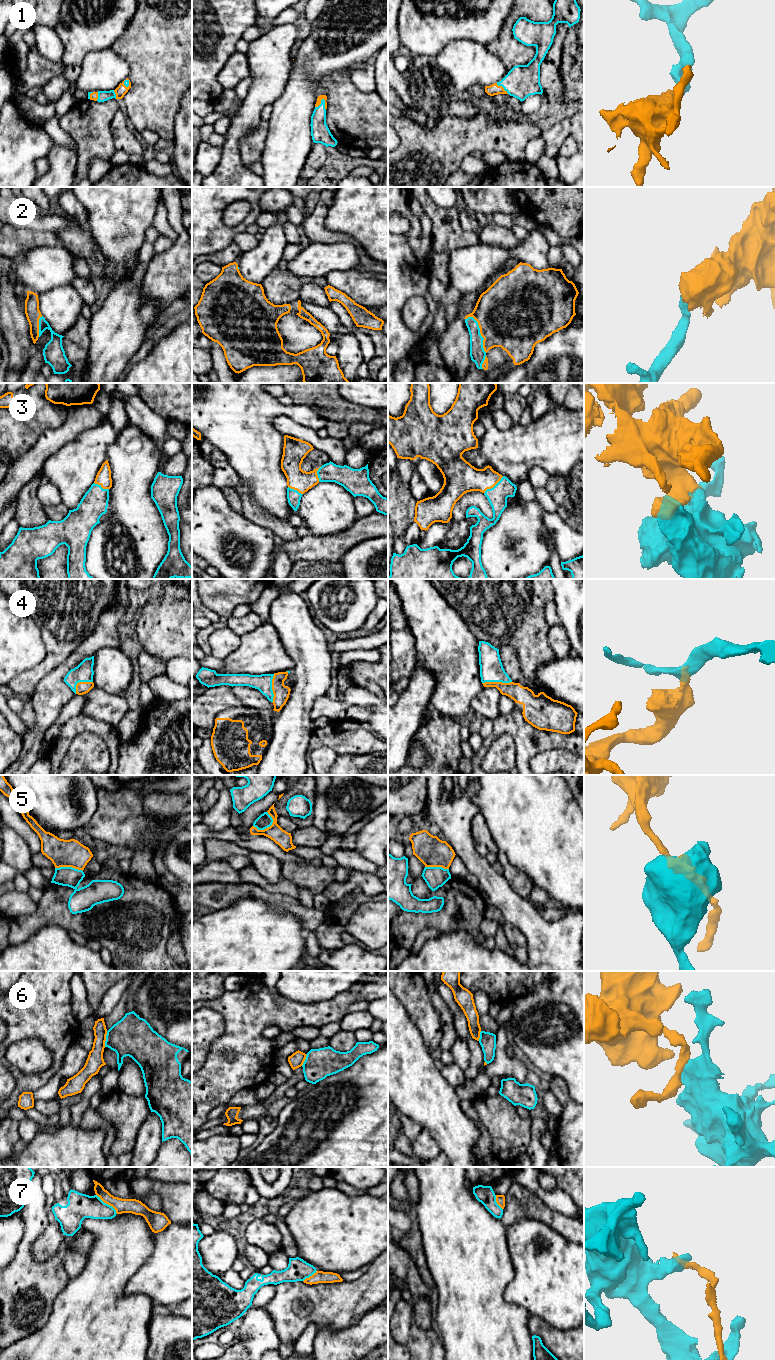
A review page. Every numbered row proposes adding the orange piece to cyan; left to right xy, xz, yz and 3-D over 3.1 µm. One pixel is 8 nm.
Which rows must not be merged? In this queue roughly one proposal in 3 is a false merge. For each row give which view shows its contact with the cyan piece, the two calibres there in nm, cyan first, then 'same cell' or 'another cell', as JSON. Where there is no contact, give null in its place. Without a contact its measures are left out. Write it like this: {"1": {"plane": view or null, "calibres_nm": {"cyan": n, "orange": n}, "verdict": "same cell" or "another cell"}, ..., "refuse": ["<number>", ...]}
{"1": {"plane": "xz", "calibres_nm": {"cyan": 150, "orange": 40}, "verdict": "same cell"}, "2": {"plane": "yz", "calibres_nm": {"cyan": 120, "orange": 460}, "verdict": "same cell"}, "3": {"plane": "yz", "calibres_nm": {"cyan": 160, "orange": 220}, "verdict": "same cell"}, "4": {"plane": "yz", "calibres_nm": {"cyan": 190, "orange": 140}, "verdict": "same cell"}, "5": {"plane": "xz", "calibres_nm": {"cyan": 120, "orange": 130}, "verdict": "another cell"}, "6": {"plane": "xy", "calibres_nm": {"cyan": 320, "orange": 140}, "verdict": "another cell"}, "7": {"plane": "xy", "calibres_nm": {"cyan": 200, "orange": 120}, "verdict": "another cell"}, "refuse": ["5", "6", "7"]}

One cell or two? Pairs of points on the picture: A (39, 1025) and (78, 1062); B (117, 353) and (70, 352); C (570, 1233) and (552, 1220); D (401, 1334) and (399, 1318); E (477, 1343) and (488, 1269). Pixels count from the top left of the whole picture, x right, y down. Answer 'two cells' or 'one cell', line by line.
A: two cells
B: two cells
C: one cell
D: one cell
E: one cell

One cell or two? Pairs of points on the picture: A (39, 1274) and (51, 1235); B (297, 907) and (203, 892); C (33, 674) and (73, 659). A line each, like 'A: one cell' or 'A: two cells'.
A: two cells
B: one cell
C: two cells

